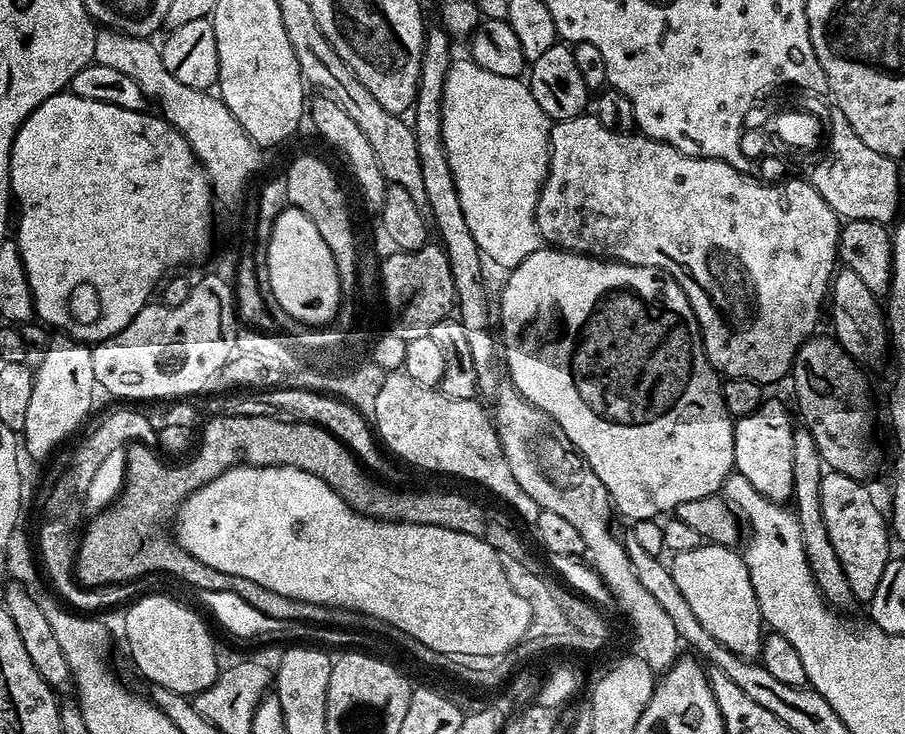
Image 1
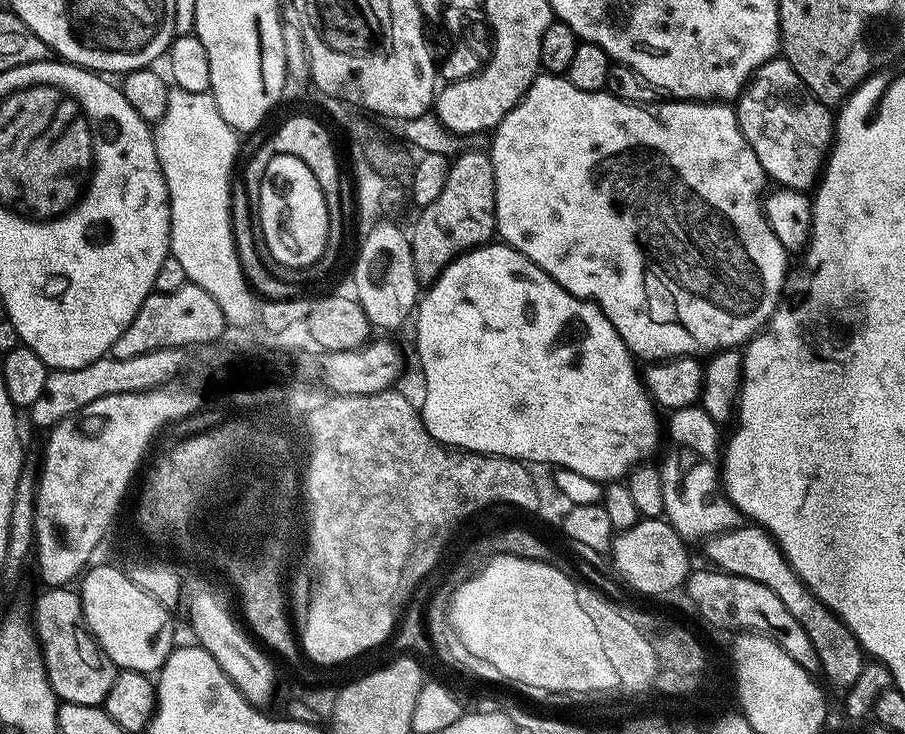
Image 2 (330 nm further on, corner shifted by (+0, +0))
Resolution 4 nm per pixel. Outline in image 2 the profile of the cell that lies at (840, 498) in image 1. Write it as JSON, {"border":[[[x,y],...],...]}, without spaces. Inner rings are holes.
{"border":[[[755,526],[729,528],[717,536],[707,537],[703,544],[704,556],[712,563],[709,565],[713,569],[728,572],[731,576],[762,582],[762,586],[770,586],[770,590],[774,590],[774,594],[782,598],[786,610],[790,610],[790,614],[798,618],[810,642],[814,642],[814,650],[818,653],[820,663],[819,671],[824,672],[825,678],[836,688],[847,690],[854,686],[866,663],[866,653],[860,647],[858,638],[854,638],[849,628],[800,581],[798,574],[794,574],[787,558],[776,545],[776,539],[765,528]]]}

